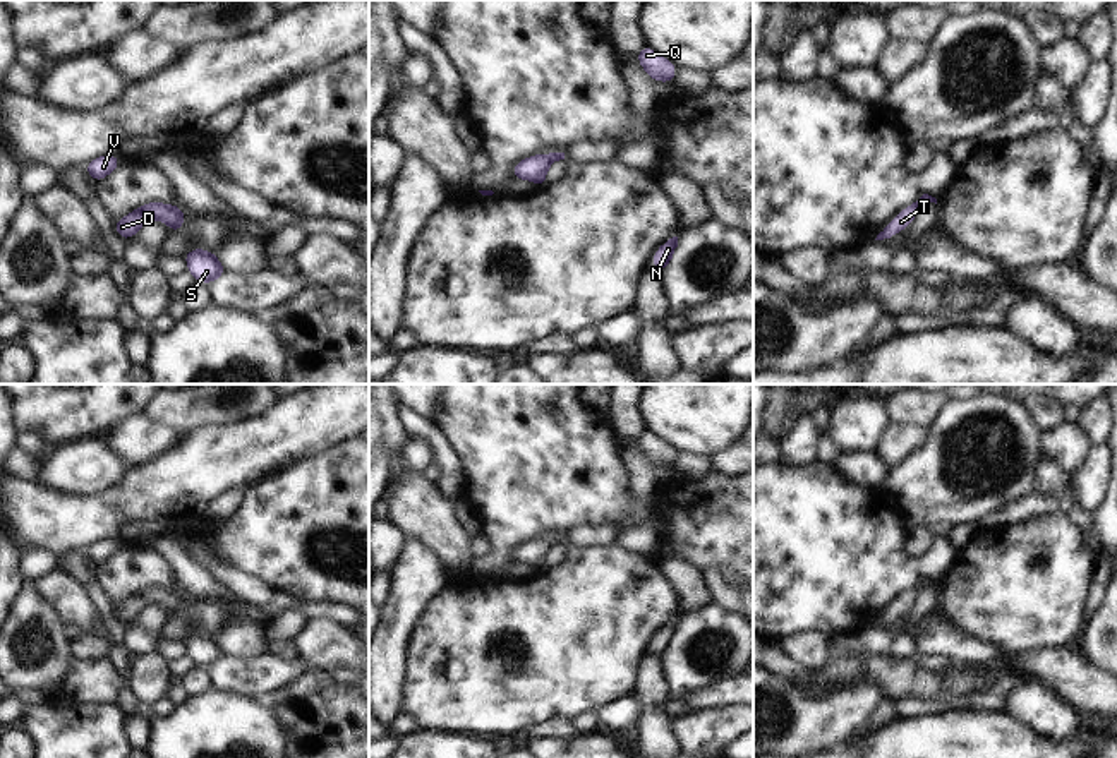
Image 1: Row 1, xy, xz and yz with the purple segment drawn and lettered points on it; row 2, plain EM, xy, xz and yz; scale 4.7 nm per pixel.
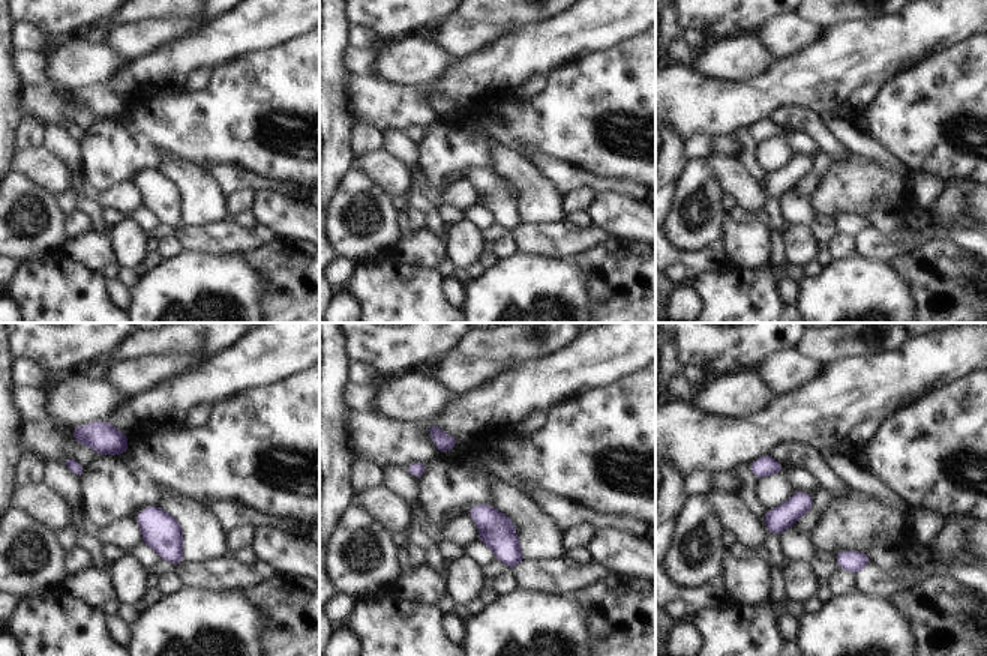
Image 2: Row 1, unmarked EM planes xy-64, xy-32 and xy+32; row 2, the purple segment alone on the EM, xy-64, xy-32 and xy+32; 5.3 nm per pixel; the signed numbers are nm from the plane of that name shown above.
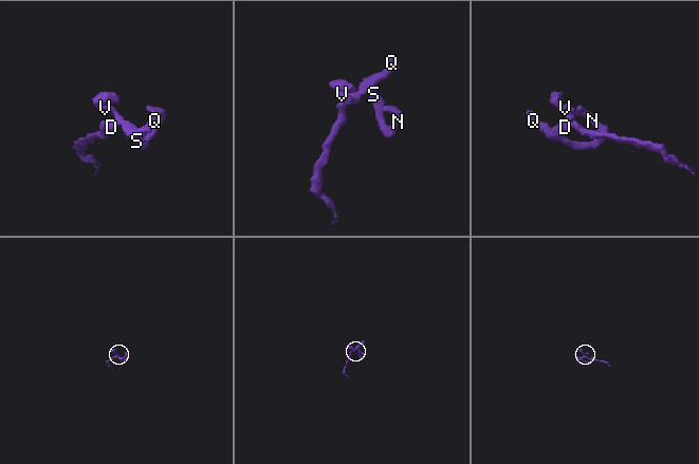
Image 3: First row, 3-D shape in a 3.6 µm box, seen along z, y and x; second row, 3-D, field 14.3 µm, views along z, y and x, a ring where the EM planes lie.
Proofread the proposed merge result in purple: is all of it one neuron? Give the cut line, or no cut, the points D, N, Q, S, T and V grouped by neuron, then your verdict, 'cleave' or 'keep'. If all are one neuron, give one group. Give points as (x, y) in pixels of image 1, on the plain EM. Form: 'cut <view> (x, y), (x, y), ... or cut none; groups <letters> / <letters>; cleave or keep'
cut none; groups D N Q S T V; keep

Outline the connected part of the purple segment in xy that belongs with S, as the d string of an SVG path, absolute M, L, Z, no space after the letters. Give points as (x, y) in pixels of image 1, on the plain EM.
M190 633L190 636L182 643L187 647L189 657L196 662L196 665L208 669L226 655L218 641L204 633Z

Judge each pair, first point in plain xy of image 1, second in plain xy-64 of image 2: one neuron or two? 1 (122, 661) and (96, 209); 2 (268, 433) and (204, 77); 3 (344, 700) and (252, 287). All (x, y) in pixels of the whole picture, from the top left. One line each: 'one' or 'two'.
1: one
2: two
3: two

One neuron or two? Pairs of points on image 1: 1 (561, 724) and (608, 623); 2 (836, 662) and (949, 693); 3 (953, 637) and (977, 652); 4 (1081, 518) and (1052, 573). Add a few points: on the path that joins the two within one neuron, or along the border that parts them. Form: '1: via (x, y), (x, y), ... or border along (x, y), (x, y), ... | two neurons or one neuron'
1: border along (568, 717), (549, 717), (527, 729) | two neurons
2: via (863, 671), (881, 671), (922, 690) | one neuron
3: via (958, 642), (972, 650) | one neuron
4: border along (1068, 517), (1097, 558) | two neurons

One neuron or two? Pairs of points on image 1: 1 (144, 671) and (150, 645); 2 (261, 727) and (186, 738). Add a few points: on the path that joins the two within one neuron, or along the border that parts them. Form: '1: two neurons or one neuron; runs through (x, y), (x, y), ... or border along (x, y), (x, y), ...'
1: two neurons; border along (156, 652), (131, 659)
2: one neuron; runs through (242, 736), (205, 738)

